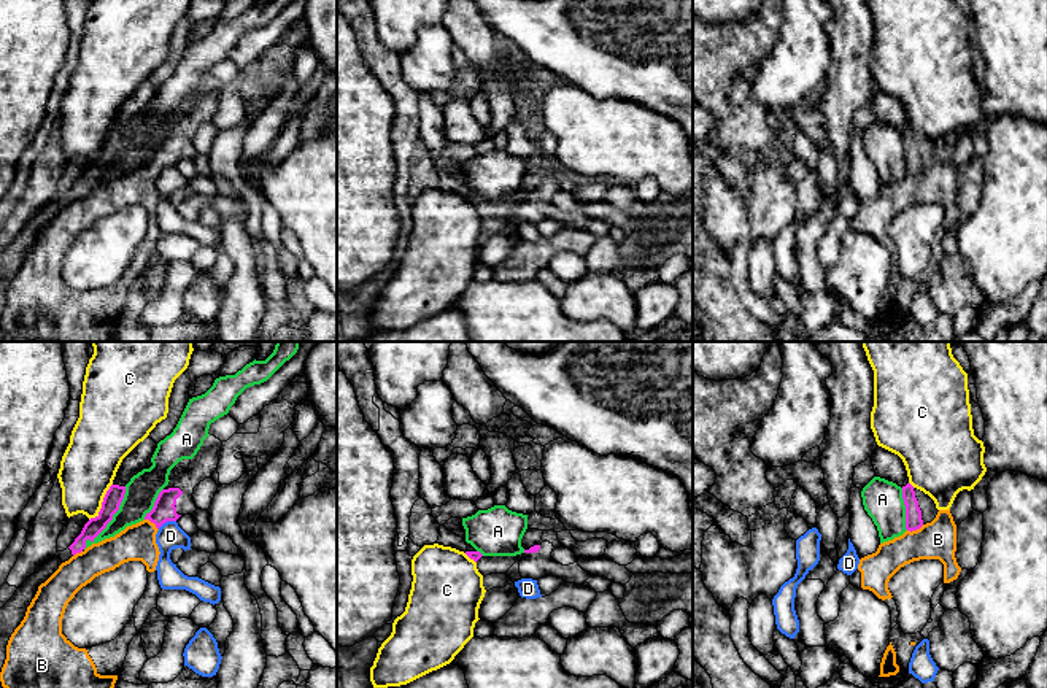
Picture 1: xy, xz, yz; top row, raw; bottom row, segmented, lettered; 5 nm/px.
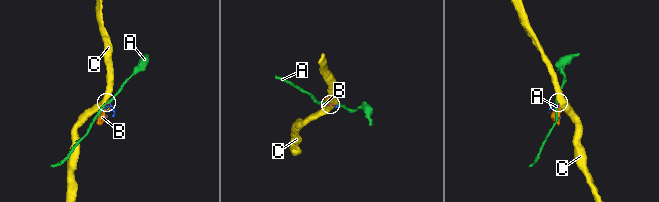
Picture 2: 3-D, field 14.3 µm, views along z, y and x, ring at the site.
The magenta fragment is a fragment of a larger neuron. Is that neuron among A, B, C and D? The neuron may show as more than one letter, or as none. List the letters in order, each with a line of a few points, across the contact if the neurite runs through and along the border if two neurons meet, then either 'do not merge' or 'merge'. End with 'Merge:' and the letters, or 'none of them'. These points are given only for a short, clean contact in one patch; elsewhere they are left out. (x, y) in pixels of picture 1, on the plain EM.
A: do not merge
B: merge
C: line xy (112, 127), (100, 154), (89, 164); do not merge
D: line xy (175, 164), (167, 164), (158, 172); do not merge
Merge: B

